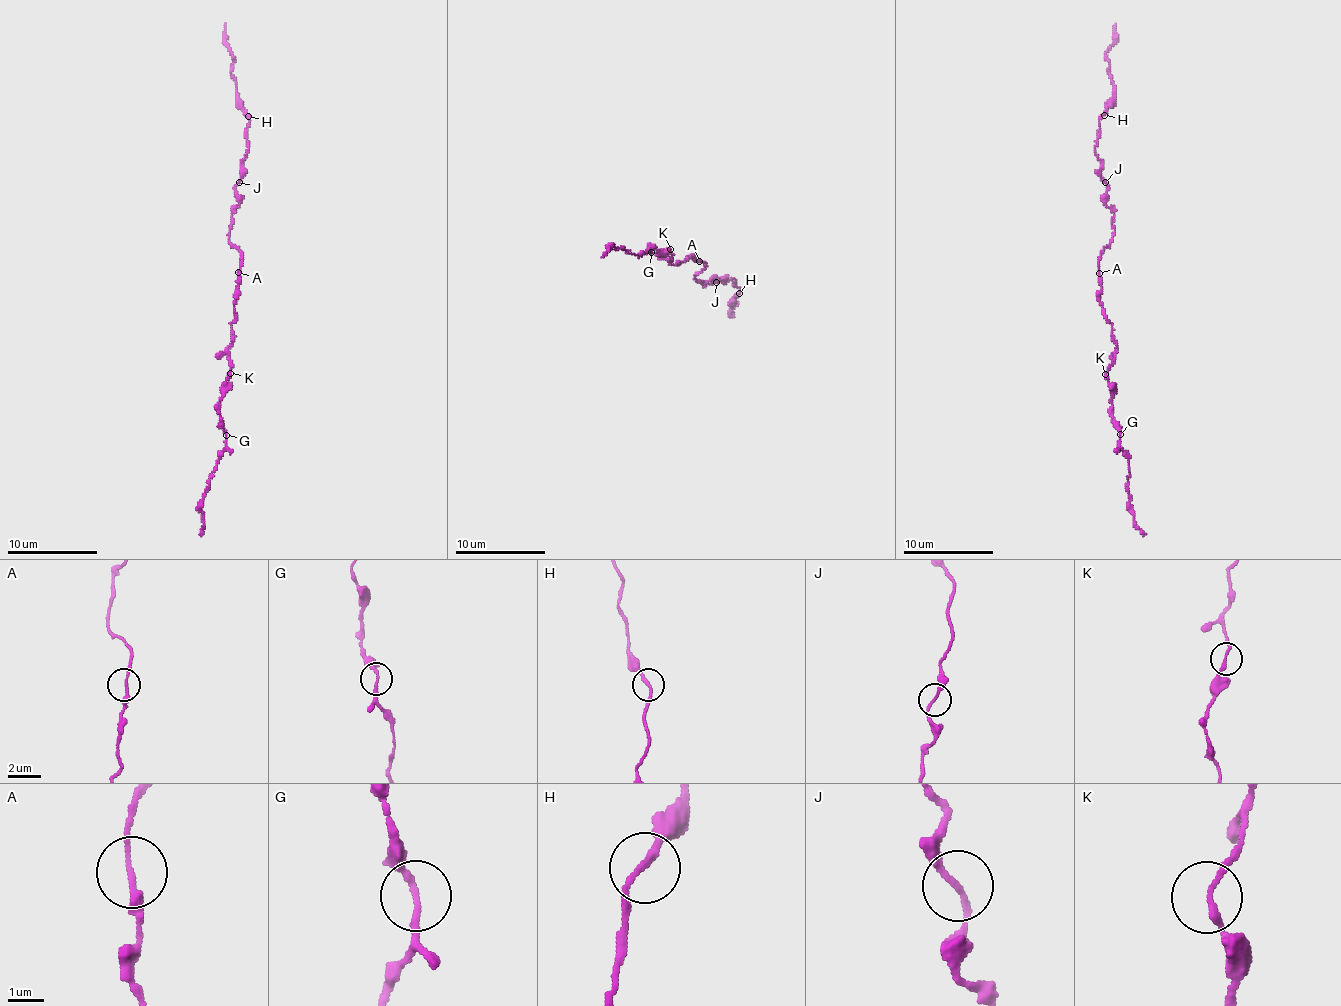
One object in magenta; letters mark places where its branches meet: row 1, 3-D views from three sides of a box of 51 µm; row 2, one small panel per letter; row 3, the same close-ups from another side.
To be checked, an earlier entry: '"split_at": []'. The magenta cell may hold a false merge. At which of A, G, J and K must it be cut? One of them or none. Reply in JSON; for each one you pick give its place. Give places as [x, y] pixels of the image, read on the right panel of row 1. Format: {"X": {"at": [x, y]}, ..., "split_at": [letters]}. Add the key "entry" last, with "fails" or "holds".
{"split_at": [], "entry": "holds"}

